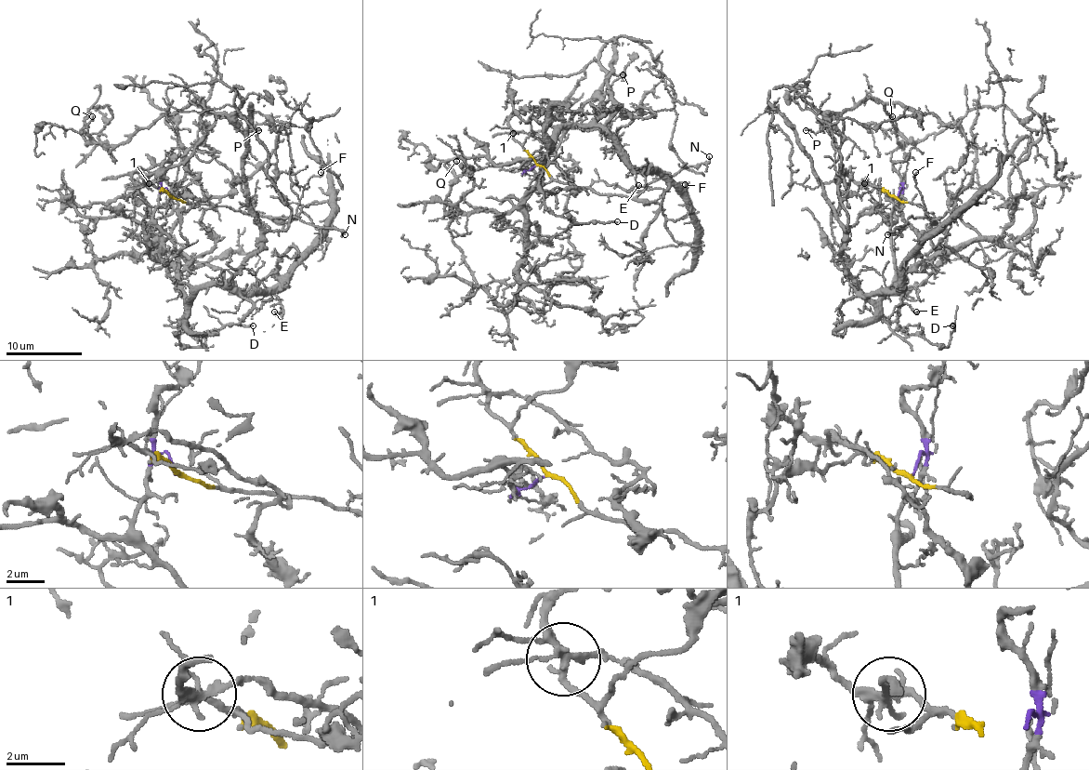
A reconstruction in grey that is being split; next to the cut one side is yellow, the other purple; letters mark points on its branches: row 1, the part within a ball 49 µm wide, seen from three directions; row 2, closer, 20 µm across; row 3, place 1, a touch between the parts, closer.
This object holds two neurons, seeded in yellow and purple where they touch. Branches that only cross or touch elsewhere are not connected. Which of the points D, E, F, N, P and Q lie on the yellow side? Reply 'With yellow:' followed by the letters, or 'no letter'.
With yellow: F, N, P, Q

